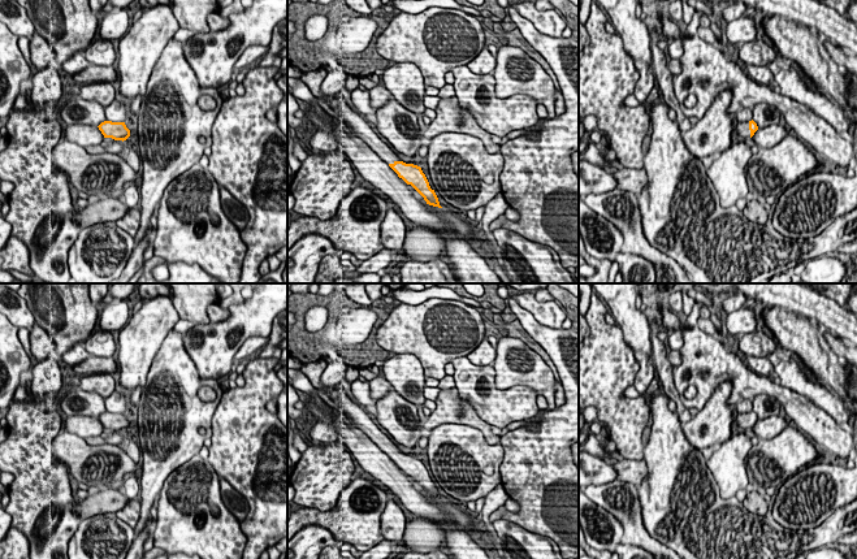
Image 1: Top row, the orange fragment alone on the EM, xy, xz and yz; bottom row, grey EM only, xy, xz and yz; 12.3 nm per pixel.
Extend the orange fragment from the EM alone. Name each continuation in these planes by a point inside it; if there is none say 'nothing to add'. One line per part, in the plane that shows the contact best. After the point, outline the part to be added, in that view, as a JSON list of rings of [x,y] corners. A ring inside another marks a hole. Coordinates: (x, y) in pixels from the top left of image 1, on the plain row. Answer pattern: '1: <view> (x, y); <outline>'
1: yz (743, 419); [[[749,412],[737,413],[736,421],[737,421],[737,425],[744,430],[750,429]]]

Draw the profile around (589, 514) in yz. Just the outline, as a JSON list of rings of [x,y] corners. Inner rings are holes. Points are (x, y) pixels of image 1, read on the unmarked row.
[[[579,486],[579,523],[587,543],[594,550],[616,552],[619,559],[654,559],[642,547],[620,542],[620,523],[610,512],[590,500]]]

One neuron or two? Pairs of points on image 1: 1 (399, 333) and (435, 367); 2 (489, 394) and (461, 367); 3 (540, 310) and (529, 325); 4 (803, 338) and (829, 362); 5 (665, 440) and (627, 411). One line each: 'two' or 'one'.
1: one
2: one
3: two
4: one
5: two

